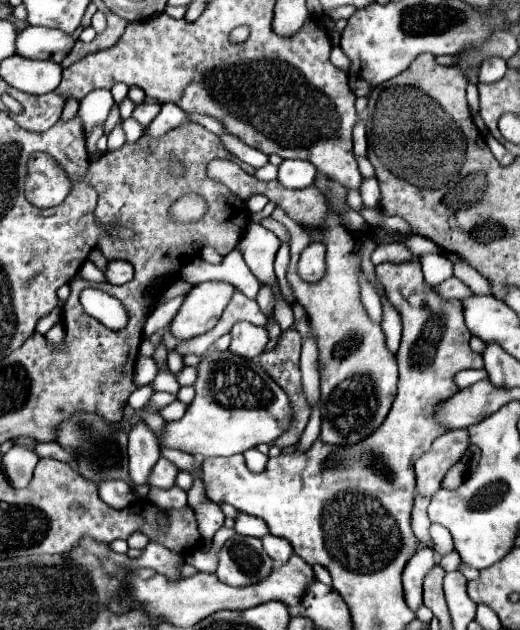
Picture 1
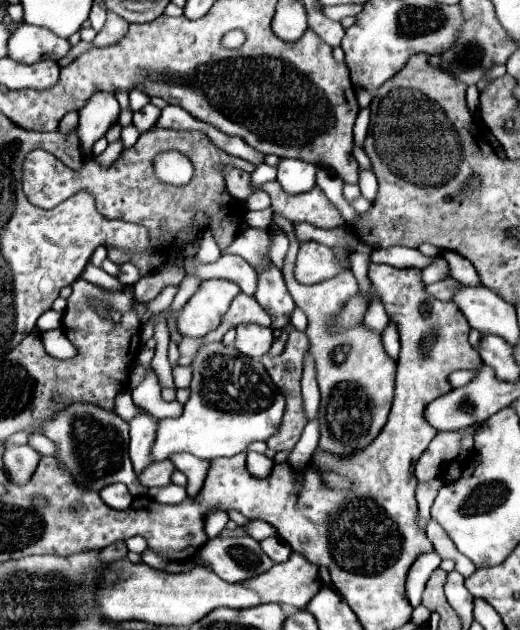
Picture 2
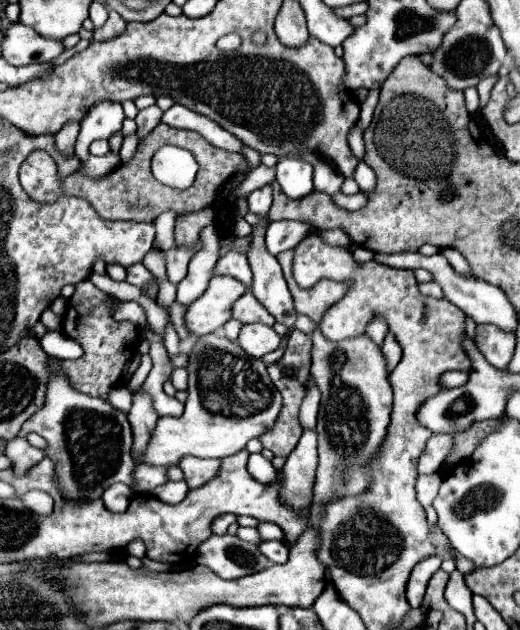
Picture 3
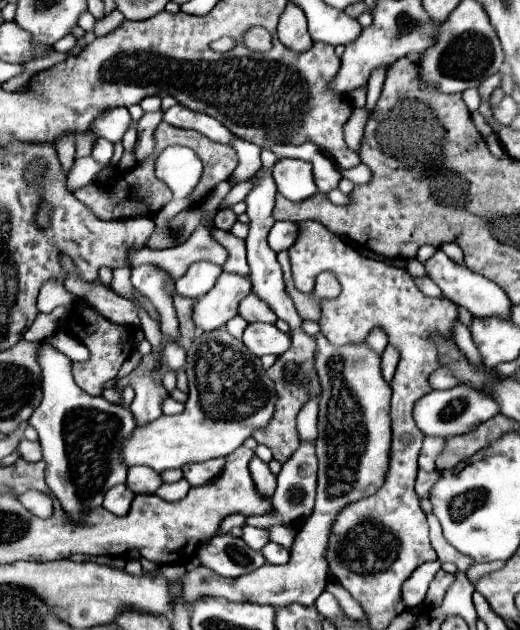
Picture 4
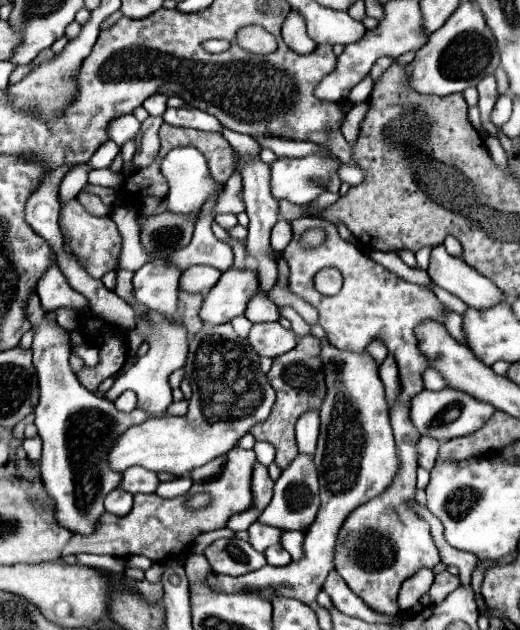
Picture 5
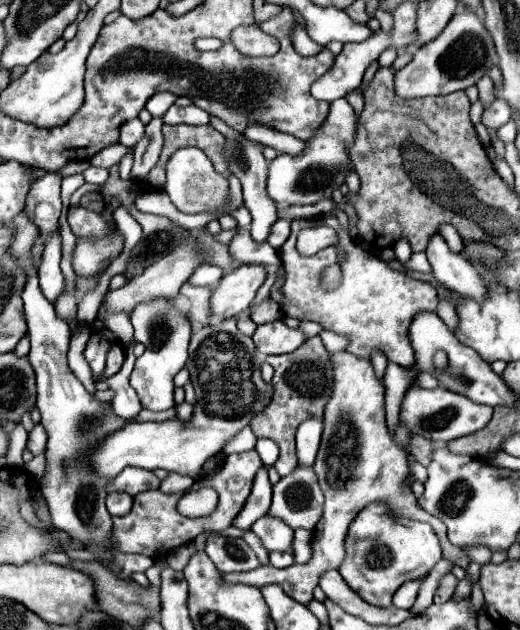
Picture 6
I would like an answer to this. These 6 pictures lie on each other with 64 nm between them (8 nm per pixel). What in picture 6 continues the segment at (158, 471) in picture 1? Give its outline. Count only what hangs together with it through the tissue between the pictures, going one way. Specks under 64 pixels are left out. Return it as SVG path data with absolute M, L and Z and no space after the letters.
M124 468L120 476L112 480L108 486L108 492L128 492L130 496L136 496L146 490L156 490L160 486L160 480L154 472L144 468Z

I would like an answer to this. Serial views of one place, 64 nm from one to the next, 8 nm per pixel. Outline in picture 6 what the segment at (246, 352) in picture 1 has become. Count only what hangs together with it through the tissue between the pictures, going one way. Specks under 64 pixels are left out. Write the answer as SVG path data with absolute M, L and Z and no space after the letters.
M282 320L258 326L252 336L256 350L260 350L262 354L268 354L268 356L294 352L304 342L304 338L306 336L300 330L288 328Z

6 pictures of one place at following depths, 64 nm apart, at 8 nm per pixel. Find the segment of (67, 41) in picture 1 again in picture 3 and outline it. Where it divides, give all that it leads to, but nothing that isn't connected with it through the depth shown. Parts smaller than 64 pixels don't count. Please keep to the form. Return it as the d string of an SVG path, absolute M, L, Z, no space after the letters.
M20 22L12 24L4 32L4 52L2 56L14 66L26 66L34 62L50 62L64 52L62 40L46 38L38 34L32 26Z

